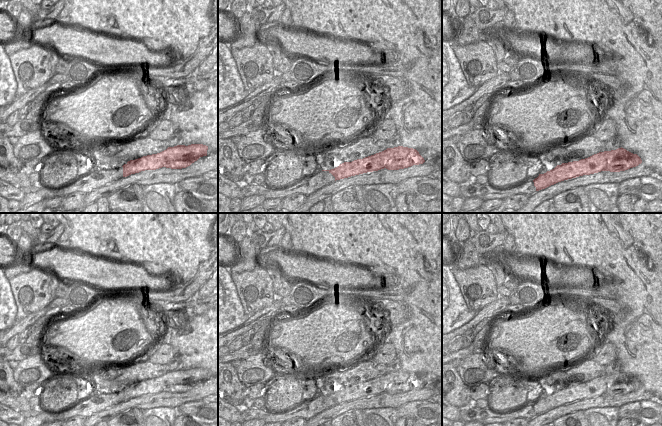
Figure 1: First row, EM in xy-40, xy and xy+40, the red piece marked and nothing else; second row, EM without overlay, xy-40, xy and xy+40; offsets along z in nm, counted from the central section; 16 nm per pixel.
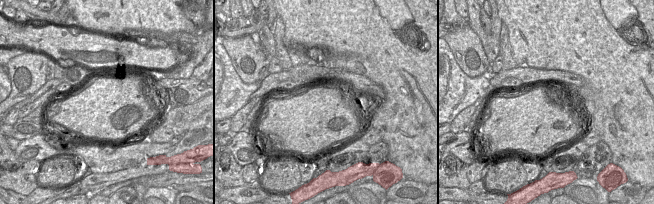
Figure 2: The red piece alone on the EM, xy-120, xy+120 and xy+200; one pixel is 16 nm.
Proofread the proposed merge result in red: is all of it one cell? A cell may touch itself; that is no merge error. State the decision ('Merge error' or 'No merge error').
Merge error.

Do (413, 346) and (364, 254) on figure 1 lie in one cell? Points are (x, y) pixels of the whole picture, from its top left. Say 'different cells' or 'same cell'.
same cell

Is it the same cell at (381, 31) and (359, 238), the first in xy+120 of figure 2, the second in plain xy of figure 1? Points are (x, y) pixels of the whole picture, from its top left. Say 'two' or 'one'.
one

